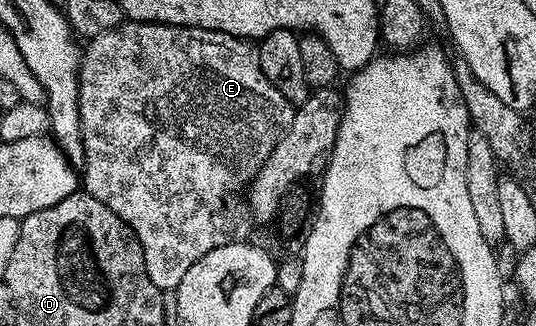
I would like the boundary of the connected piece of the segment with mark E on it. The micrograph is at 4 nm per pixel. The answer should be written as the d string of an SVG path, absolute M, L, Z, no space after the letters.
M127 20L119 28L103 32L103 36L88 39L81 56L79 120L85 153L84 193L95 196L99 204L107 204L107 208L111 208L111 212L115 212L115 216L119 216L119 220L126 222L131 232L135 232L143 248L143 260L147 264L147 276L151 276L151 284L155 284L162 292L176 291L179 280L183 280L187 268L191 268L195 260L207 256L207 252L211 252L216 246L226 246L229 242L238 241L239 236L248 235L245 233L248 232L249 226L251 227L251 215L243 195L259 168L271 156L275 144L293 122L294 113L295 107L275 89L275 84L271 84L267 76L263 76L257 46L252 41L236 38L218 30Z

